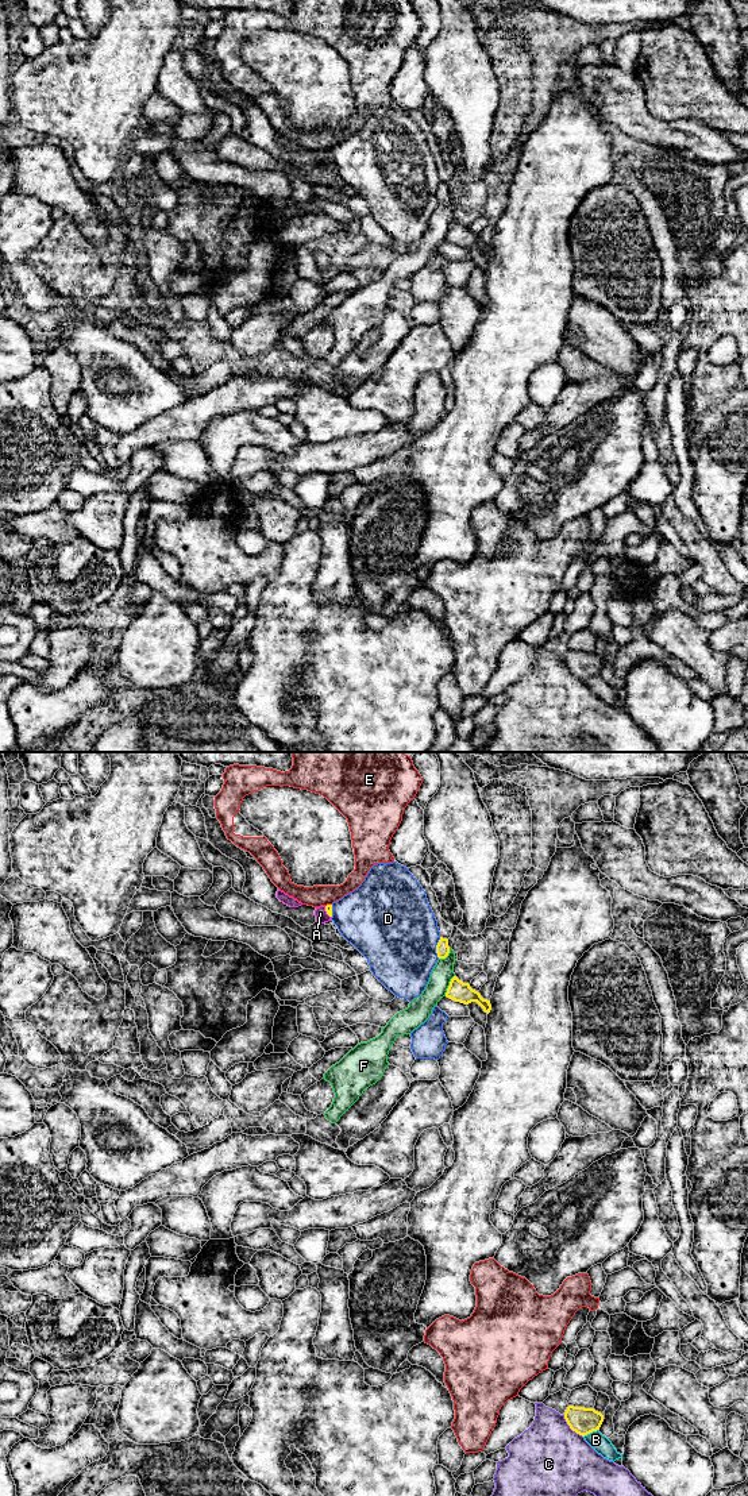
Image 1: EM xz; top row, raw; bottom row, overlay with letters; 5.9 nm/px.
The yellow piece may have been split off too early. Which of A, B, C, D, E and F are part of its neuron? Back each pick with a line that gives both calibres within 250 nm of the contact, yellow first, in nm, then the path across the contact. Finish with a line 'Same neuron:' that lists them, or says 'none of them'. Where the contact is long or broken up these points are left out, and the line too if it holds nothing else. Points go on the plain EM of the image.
Same neuron: none of them

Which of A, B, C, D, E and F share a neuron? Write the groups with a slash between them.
A / B / C / D / E / F

